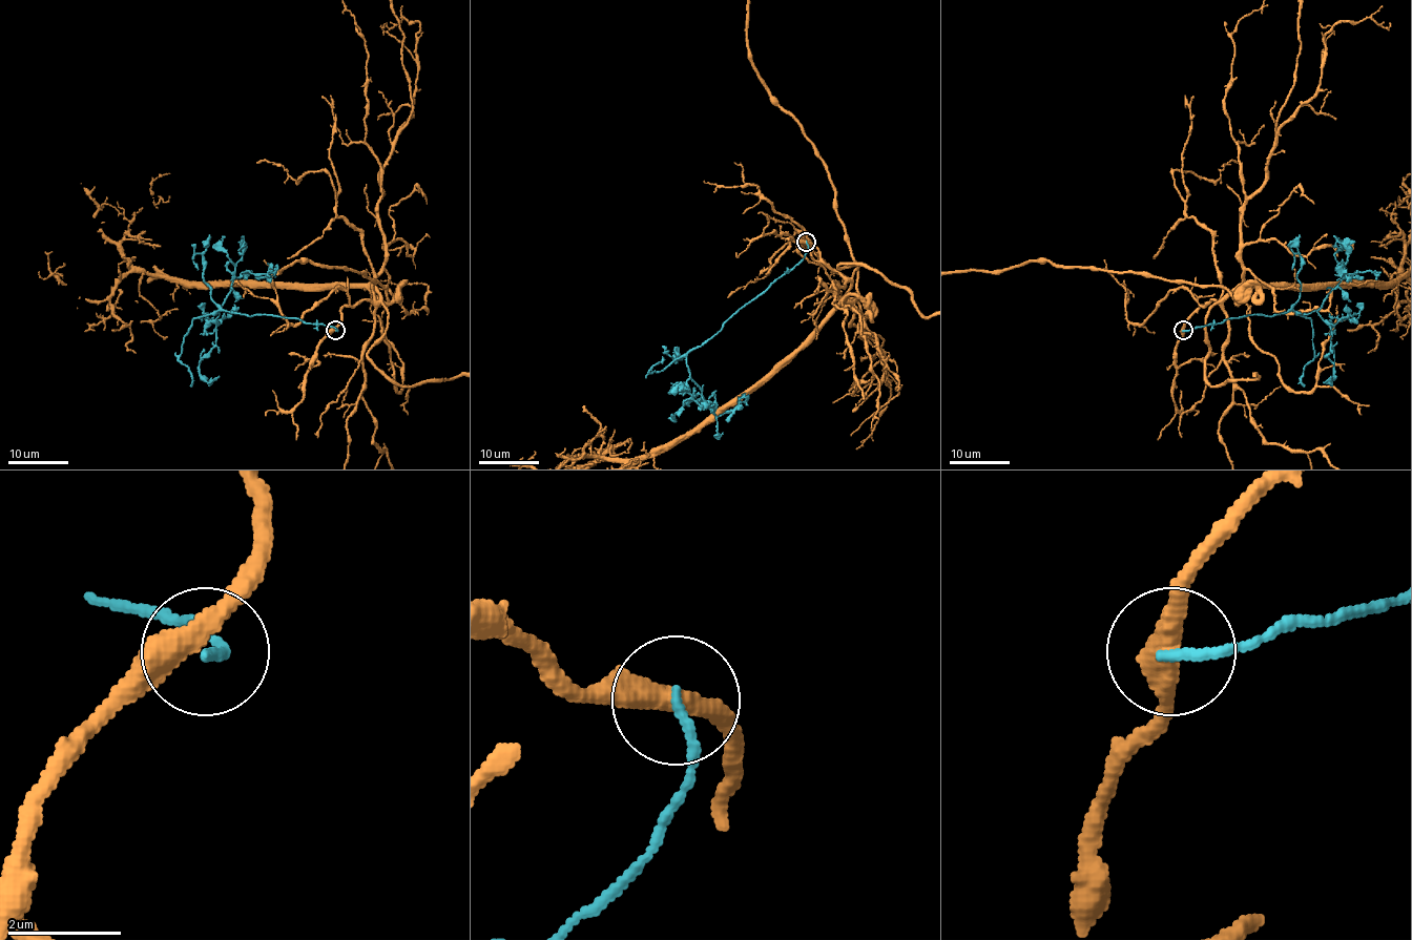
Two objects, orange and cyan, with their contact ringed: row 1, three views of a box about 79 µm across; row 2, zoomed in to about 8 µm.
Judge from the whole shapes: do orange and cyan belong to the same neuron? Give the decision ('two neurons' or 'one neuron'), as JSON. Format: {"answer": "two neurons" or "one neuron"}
{"answer": "two neurons"}

